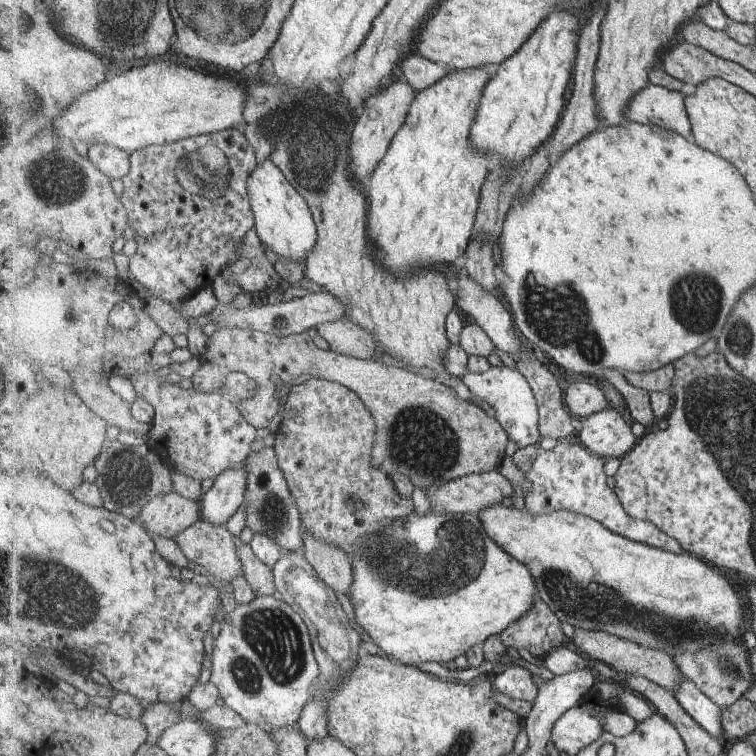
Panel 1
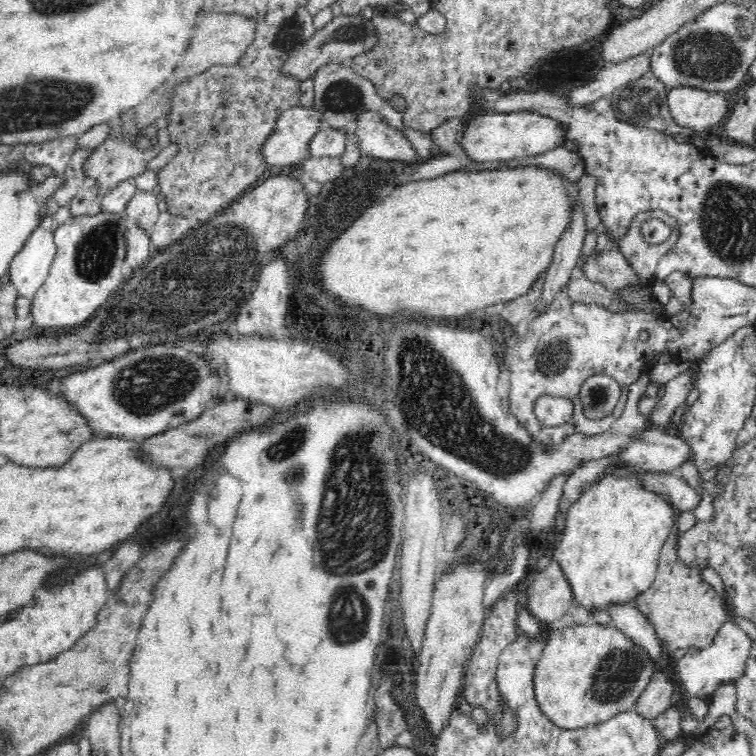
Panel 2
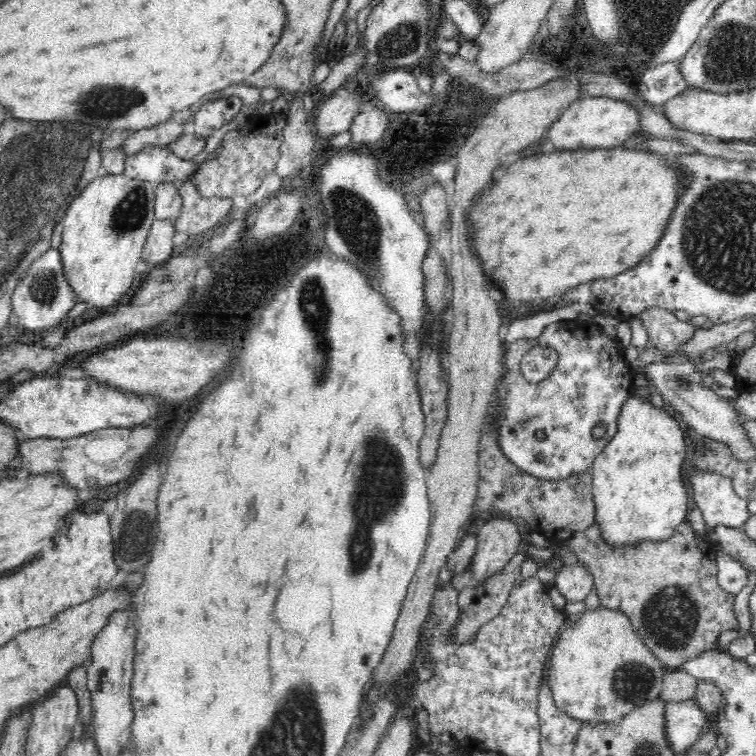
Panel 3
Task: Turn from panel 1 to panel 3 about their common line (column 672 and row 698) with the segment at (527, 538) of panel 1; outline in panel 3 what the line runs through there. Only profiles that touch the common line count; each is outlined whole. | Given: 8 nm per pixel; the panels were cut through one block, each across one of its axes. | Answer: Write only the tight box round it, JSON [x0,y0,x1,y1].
[546,607,667,724]

